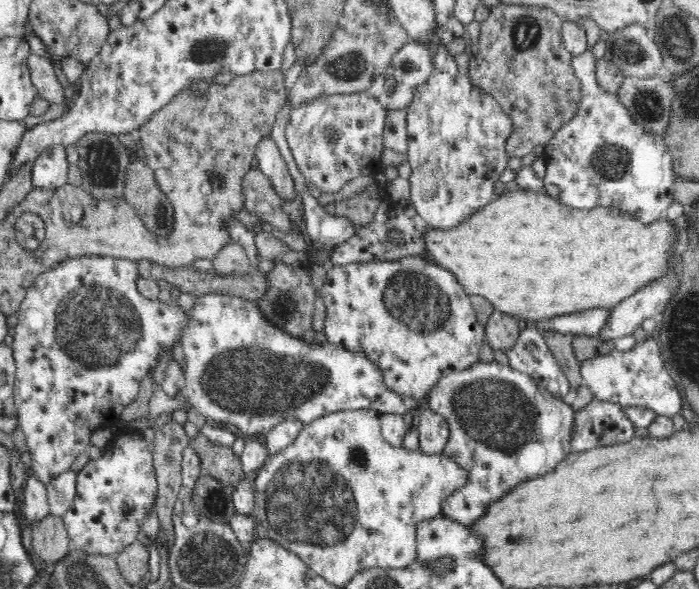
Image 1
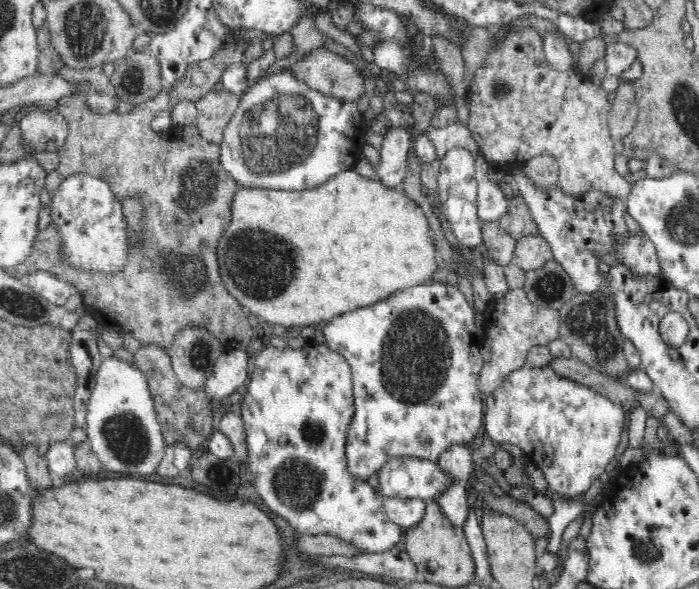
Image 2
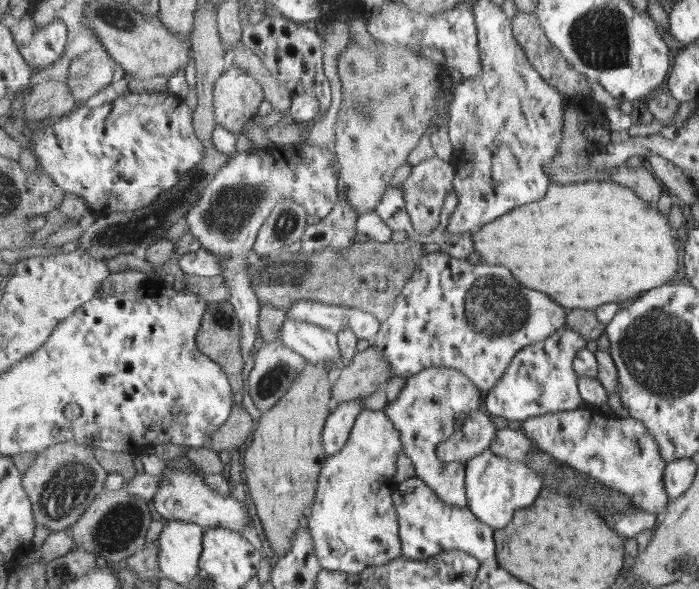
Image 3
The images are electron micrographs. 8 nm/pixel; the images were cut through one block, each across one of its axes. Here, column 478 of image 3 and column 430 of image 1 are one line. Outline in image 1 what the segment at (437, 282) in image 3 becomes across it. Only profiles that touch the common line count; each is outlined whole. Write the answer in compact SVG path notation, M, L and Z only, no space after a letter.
M409 255L383 263L352 263L347 265L335 265L329 267L324 284L318 289L318 296L324 300L326 307L326 318L324 320L324 336L327 344L340 350L346 349L350 353L364 354L368 361L374 363L380 375L382 375L382 384L390 390L390 393L404 397L404 399L421 400L434 383L450 372L466 370L467 367L476 364L480 359L481 346L486 338L485 328L478 322L476 311L470 303L470 295L466 293L462 283L458 282L456 275L449 270L430 260L422 259L420 255Z

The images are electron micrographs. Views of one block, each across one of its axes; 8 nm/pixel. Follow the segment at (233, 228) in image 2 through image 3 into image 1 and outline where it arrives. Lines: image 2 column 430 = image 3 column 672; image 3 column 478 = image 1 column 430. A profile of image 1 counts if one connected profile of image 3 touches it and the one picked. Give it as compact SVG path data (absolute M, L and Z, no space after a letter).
M517 190L506 191L500 196L494 196L492 202L488 206L484 206L482 210L478 210L476 214L472 214L468 220L458 224L458 226L450 228L449 230L433 230L426 232L426 250L429 253L430 261L440 265L442 268L449 270L456 275L459 283L462 283L464 290L469 295L478 294L491 302L494 310L502 311L506 314L512 315L519 319L522 324L530 323L540 320L549 319L560 315L569 315L577 313L582 310L611 310L618 306L626 298L630 298L636 294L638 290L668 276L670 272L670 264L674 258L674 250L678 246L680 240L680 225L682 220L669 221L665 215L660 215L655 221L640 221L634 213L630 213L628 209L622 207L598 205L591 209L575 209L569 207L562 201L548 196L542 191Z

